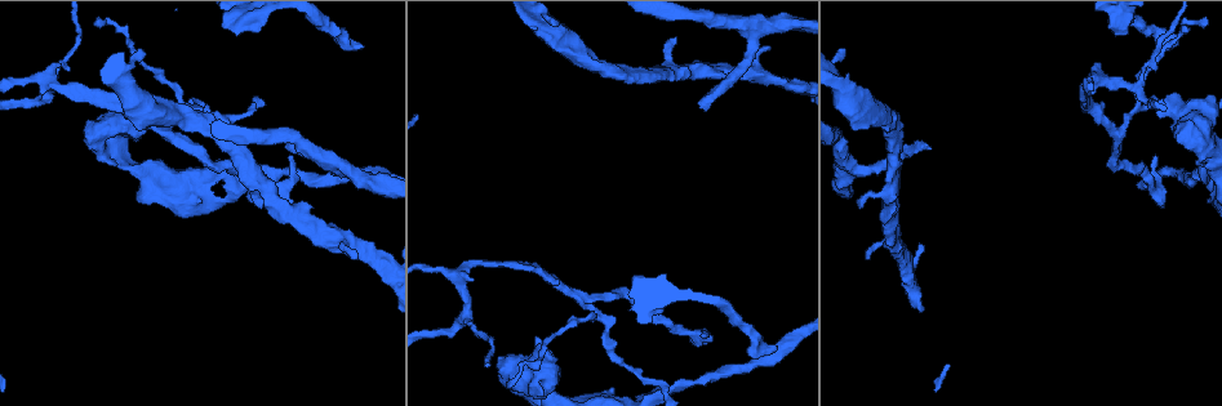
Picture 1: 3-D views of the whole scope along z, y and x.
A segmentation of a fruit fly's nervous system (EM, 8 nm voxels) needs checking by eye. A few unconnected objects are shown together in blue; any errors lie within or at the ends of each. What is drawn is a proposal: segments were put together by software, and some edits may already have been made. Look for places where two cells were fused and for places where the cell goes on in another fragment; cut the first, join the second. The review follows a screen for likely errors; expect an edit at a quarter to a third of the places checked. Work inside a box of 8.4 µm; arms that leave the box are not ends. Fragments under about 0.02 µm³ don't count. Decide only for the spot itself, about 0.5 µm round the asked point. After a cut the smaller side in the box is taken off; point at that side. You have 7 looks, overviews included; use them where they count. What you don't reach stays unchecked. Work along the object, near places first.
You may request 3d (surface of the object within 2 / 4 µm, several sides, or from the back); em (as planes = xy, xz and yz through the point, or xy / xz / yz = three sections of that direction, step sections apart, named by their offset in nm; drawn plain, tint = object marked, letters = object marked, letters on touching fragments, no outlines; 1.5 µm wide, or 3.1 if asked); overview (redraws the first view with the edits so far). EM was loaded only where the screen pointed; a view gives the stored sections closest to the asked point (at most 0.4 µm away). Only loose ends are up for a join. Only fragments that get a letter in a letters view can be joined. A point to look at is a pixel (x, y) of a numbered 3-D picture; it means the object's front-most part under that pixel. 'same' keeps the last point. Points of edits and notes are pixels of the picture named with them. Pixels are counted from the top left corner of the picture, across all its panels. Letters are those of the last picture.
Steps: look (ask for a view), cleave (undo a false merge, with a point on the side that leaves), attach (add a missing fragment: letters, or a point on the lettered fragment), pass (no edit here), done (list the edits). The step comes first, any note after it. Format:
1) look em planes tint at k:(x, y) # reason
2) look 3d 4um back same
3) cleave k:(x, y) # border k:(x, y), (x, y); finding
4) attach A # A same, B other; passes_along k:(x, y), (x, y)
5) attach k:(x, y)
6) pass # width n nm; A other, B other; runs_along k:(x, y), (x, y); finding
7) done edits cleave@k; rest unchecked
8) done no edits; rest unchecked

look 3d 4um at 1:(675, 39) # branch stops here

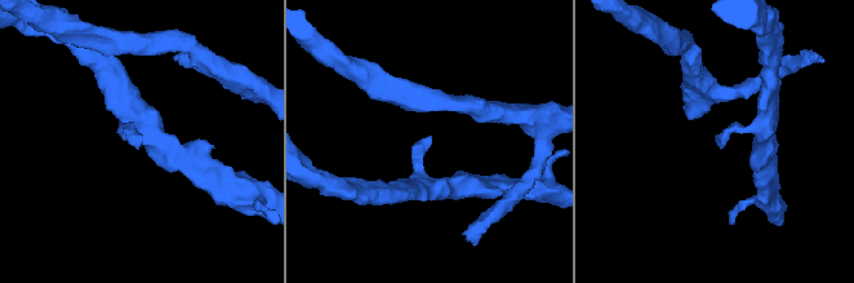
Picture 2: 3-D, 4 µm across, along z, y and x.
look em planes letters at 2:(136, 148) # shape alone is not enough

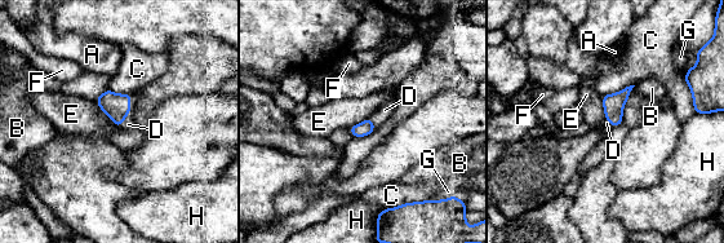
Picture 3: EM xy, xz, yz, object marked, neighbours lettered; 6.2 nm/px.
attach D # A other, B other, C other, D same, E other, F other, G other, H other; passes_along 3:(116, 106), (129, 110), (128, 124); it goes on there

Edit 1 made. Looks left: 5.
look 3d 4um back at 1:(707, 343) # branch stops here

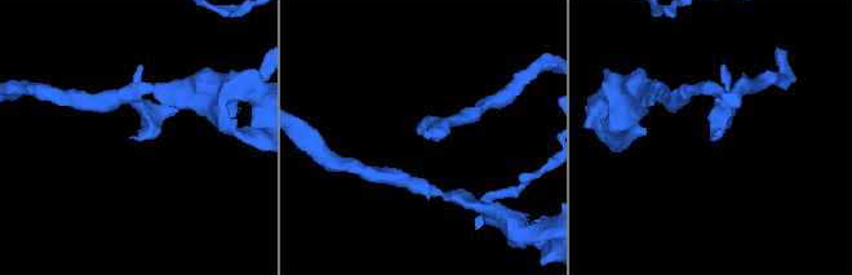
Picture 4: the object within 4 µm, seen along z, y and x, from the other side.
look em planes tint at 4:(714, 139) # shape alone is not enough

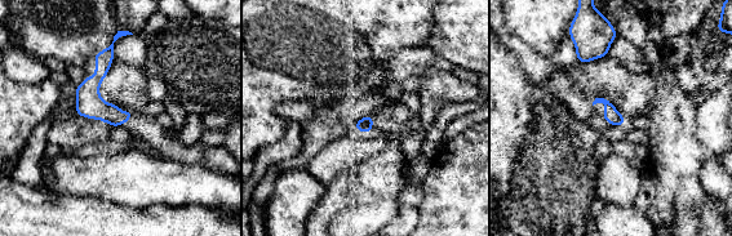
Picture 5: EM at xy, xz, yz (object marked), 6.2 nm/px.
look em planes letters same # see the neighbours

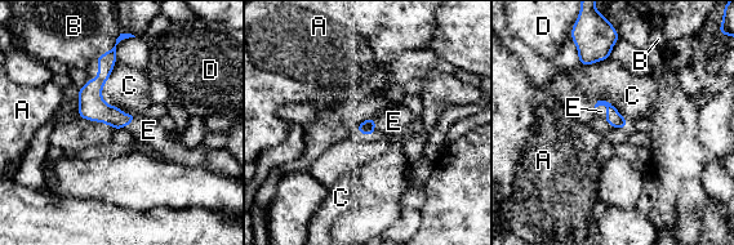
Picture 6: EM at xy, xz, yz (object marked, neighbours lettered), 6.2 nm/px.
attach E # A other, B other, C other, D other, E same; it goes on there

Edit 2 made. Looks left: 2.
done edits attach@3, attach@6; rest unchecked

